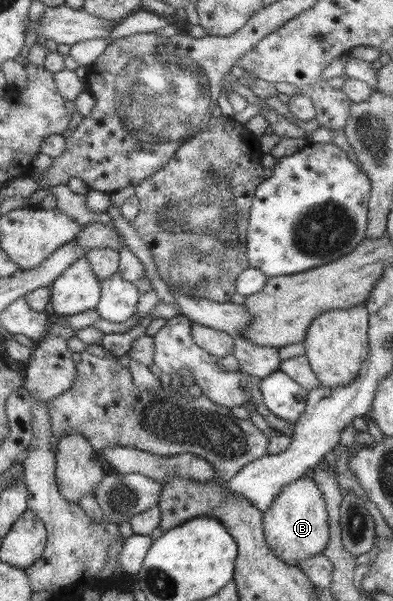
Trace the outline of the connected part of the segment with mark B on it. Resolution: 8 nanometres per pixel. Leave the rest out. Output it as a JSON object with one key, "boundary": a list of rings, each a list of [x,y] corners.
{"boundary":[[[305,475],[288,482],[263,512],[263,526],[267,546],[288,565],[321,553],[328,542],[328,511],[317,482]]]}

